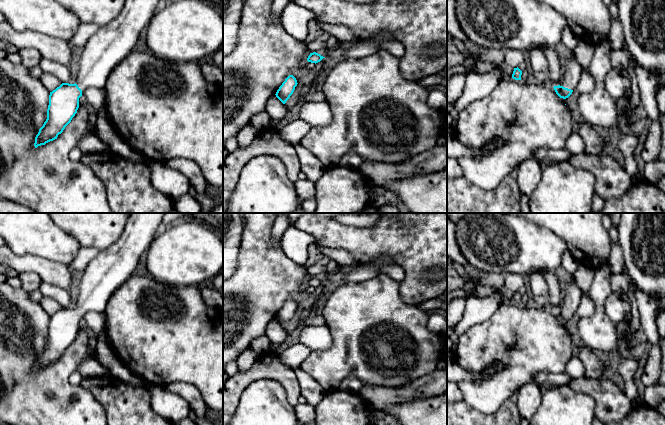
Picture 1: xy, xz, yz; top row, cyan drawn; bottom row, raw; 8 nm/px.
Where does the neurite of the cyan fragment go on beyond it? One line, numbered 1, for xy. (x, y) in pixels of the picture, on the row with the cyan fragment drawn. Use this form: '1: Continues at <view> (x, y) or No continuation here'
1: Continues at xy (105, 49)

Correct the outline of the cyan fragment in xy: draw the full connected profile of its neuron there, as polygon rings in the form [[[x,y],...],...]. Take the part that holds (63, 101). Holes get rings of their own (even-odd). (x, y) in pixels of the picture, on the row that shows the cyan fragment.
[[[126,0],[120,14],[89,38],[76,83],[62,83],[50,92],[47,119],[35,137],[35,148],[63,132],[77,113],[83,90],[105,88],[112,70],[136,49],[141,32],[161,5],[161,0]]]

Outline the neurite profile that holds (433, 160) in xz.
[[[436,144],[423,153],[402,163],[385,163],[362,160],[358,167],[366,177],[378,185],[388,185],[413,175],[439,172],[447,167],[447,144]]]

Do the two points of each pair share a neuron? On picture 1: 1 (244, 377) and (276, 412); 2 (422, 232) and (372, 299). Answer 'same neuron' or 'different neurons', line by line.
1: different neurons
2: different neurons

